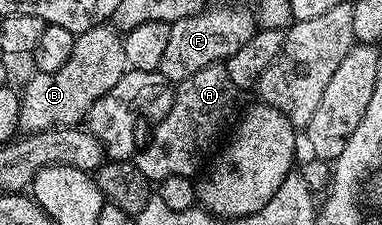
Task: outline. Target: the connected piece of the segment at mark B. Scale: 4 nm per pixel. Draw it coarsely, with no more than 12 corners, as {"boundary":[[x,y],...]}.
{"boundary":[[123,35],[75,36],[57,73],[21,87],[24,132],[82,124],[129,70]]}

